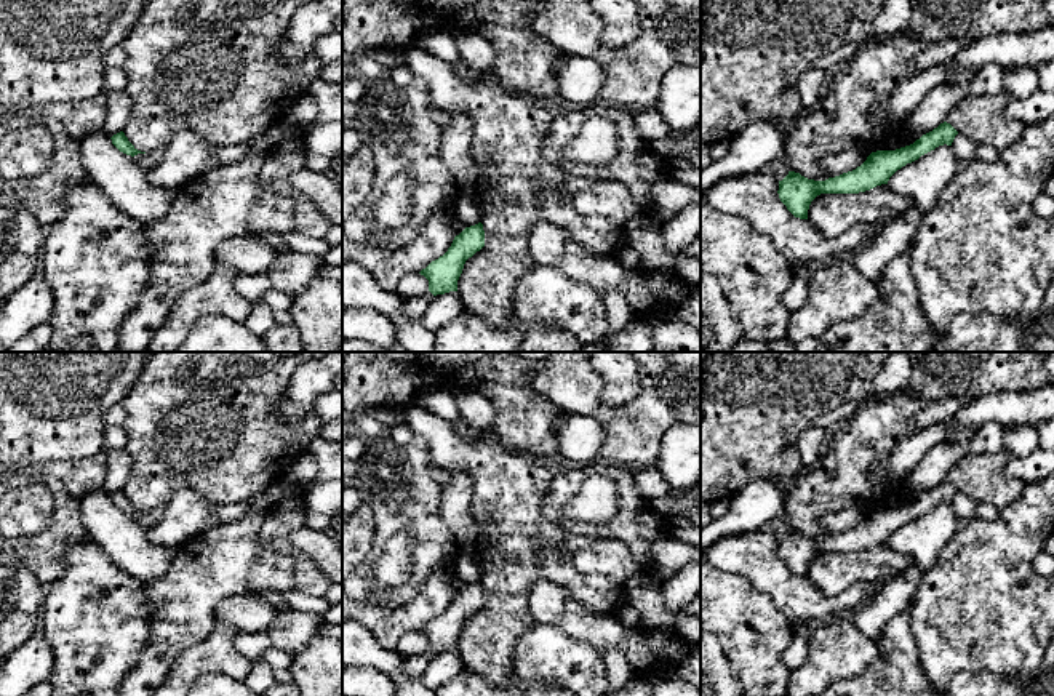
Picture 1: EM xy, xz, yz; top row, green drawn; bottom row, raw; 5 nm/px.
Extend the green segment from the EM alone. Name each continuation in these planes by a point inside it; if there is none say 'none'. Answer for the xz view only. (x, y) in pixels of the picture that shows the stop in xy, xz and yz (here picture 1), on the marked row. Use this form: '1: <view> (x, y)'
1: xz (413, 308)

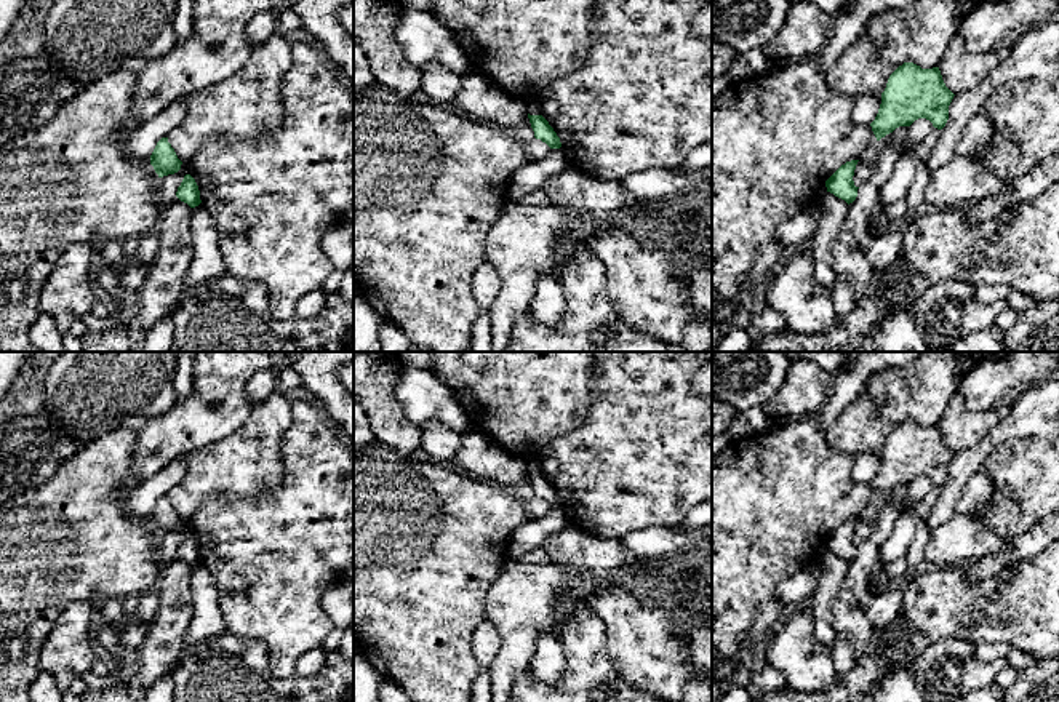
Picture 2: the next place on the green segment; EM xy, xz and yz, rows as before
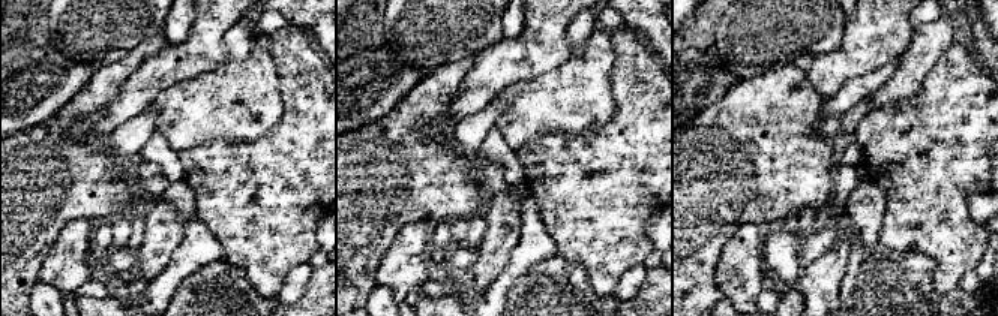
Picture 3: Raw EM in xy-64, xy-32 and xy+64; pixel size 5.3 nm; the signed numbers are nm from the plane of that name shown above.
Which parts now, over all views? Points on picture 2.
none

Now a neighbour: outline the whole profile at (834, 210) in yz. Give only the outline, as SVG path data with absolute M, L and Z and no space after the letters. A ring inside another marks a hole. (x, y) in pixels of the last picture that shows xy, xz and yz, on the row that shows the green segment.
M830 192L822 193L817 203L821 206L819 225L808 248L814 259L814 281L830 293L835 281L832 245L838 237L849 205Z

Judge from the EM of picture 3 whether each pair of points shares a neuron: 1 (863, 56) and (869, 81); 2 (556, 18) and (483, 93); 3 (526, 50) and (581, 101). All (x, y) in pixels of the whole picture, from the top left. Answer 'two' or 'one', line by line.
1: two
2: one
3: two

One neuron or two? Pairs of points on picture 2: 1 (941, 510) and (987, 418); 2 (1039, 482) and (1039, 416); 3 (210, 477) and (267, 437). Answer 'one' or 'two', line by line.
1: two
2: two
3: one

